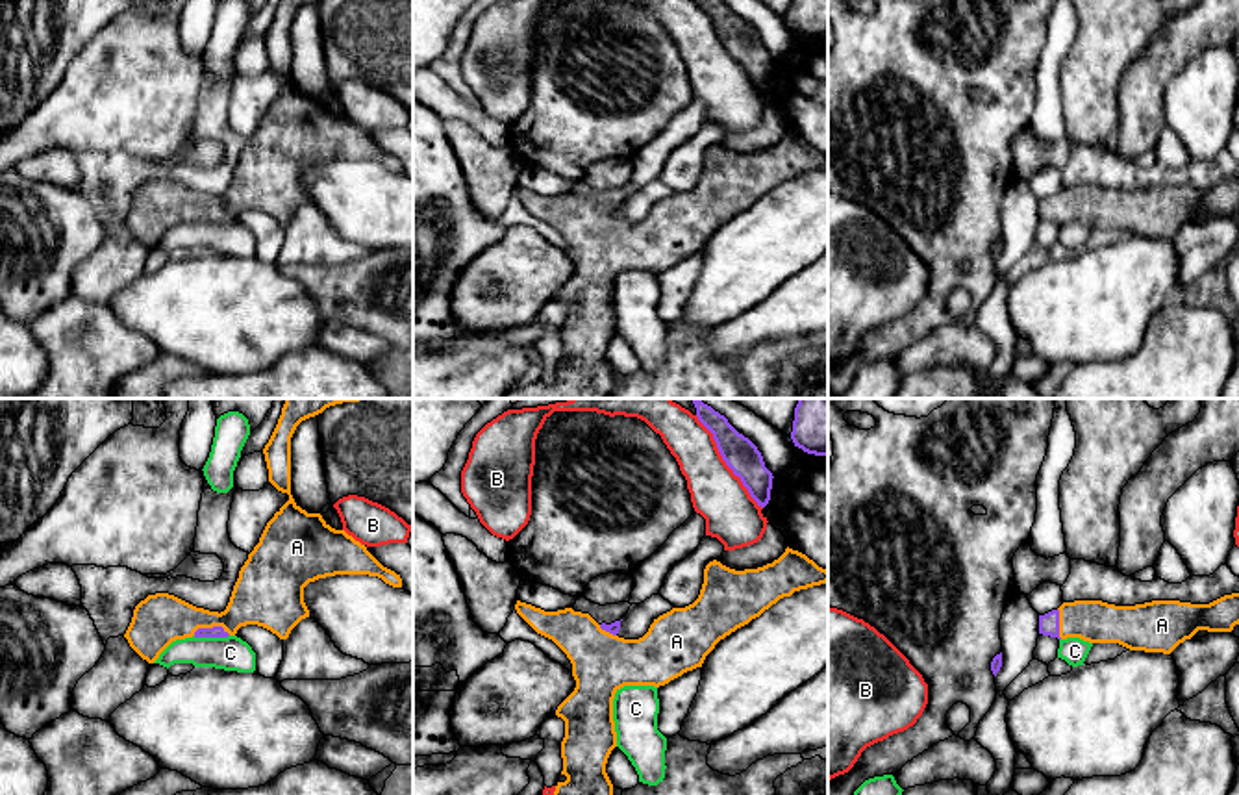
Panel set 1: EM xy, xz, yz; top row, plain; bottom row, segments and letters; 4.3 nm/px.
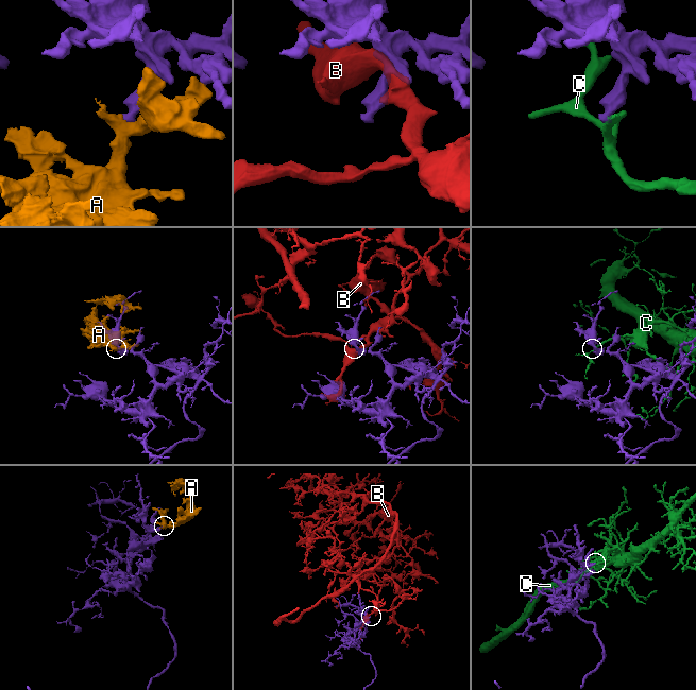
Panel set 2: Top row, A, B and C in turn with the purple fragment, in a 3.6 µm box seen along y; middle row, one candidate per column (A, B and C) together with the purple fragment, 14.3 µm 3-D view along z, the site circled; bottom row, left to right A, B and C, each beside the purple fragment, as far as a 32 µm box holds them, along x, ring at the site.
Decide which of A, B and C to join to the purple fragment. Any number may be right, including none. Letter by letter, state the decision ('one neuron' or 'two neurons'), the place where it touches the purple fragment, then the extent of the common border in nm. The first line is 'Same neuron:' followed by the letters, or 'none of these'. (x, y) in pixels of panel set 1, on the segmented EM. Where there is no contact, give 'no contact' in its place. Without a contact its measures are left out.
Same neuron: A
A: one neuron | xy (213, 627) | 170 nm
B: two neurons | xz (725, 460) | 500 nm
C: two neurons | xy (210, 636) | 160 nm

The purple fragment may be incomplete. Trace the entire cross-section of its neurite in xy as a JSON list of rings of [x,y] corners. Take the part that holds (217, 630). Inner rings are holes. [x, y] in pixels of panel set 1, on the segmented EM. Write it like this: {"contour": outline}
{"contour": [[[285,398],[263,454],[269,482],[289,500],[248,554],[224,612],[196,608],[169,593],[148,595],[135,606],[124,637],[143,660],[154,663],[176,639],[228,637],[246,625],[287,639],[309,617],[304,587],[319,578],[369,574],[402,587],[400,574],[383,567],[365,545],[332,528],[320,513],[302,510],[291,495],[291,437],[296,426],[330,406],[359,400],[367,398]]]}

